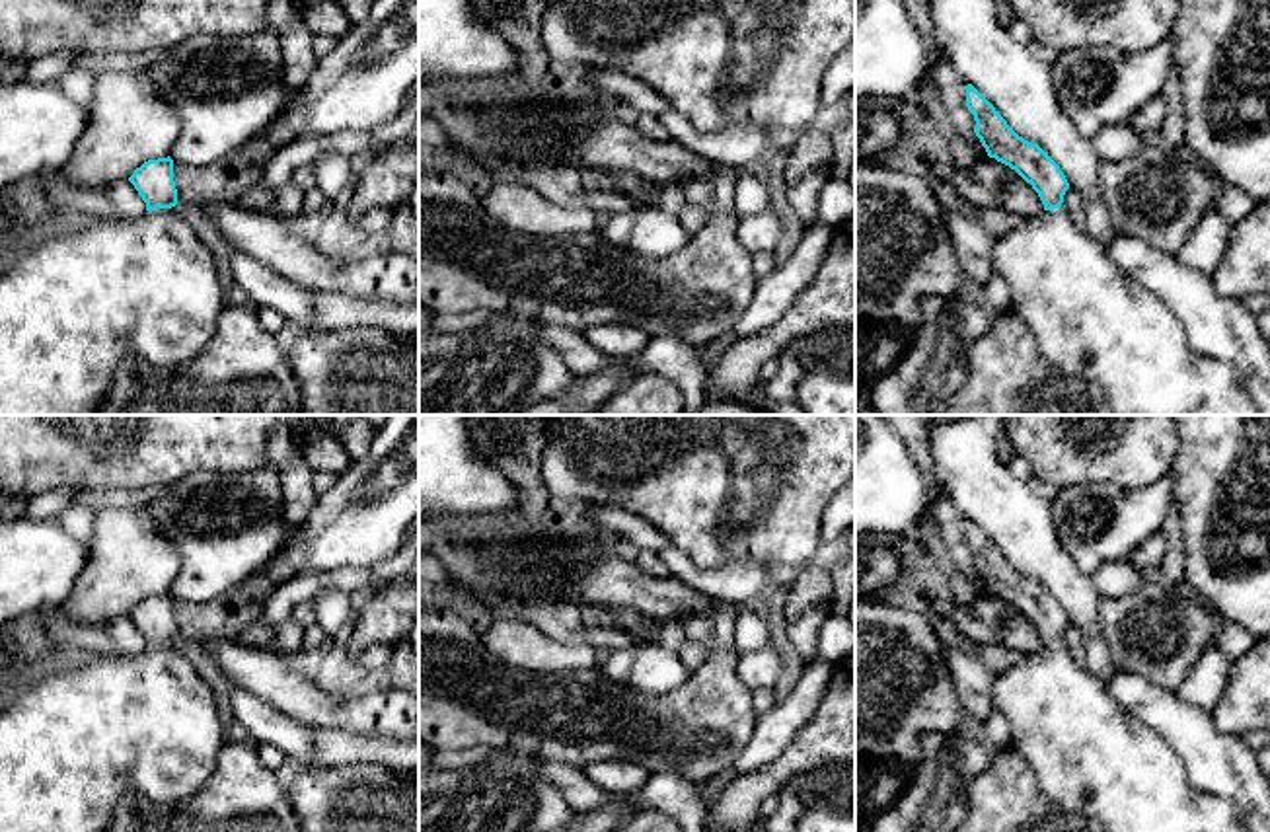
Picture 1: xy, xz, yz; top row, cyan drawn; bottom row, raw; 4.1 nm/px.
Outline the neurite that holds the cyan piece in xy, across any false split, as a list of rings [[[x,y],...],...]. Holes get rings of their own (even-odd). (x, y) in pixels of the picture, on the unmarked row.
[[[148,596],[129,614],[146,649],[131,657],[66,657],[21,674],[0,700],[0,832],[105,832],[127,791],[177,803],[212,774],[228,729],[210,686],[177,647],[173,596]]]

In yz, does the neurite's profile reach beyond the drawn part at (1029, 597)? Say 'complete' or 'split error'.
split error

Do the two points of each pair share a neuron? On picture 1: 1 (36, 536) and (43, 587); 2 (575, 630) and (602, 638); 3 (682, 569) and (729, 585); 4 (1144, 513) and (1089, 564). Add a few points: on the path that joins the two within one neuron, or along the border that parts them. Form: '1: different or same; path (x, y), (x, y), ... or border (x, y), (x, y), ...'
1: same; path (36, 548), (36, 575)
2: same; path (581, 634), (597, 638)
3: same; path (694, 577), (717, 583)
4: same; path (1130, 523), (1103, 550)

